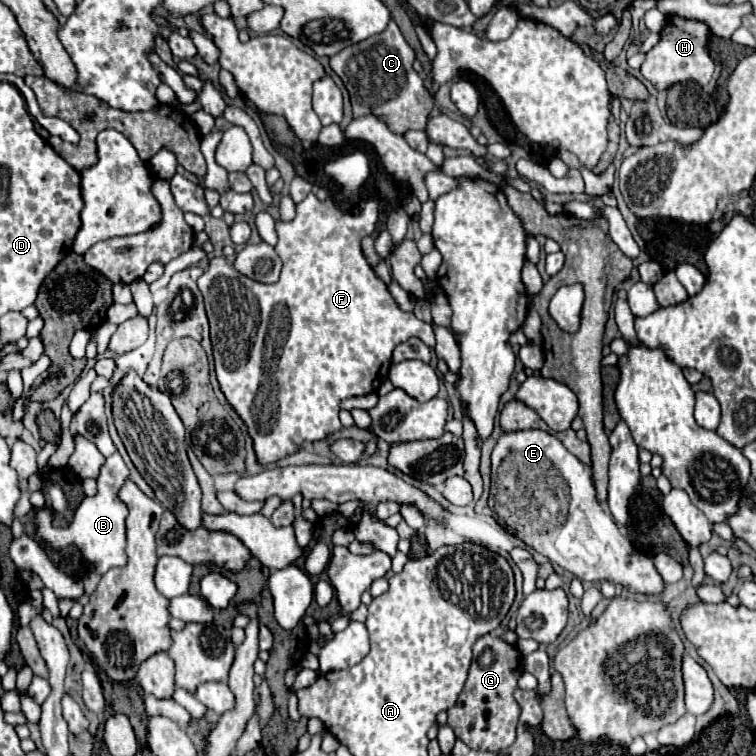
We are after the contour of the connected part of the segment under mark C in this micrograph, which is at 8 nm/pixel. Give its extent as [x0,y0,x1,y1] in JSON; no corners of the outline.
[331,19,435,135]

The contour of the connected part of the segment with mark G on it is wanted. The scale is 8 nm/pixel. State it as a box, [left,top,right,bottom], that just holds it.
[447,633,523,751]

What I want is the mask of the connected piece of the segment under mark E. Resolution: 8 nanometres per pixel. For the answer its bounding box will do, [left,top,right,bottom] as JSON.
[489,429,665,595]

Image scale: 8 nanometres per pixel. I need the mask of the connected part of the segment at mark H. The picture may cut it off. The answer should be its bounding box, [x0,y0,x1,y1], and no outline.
[641,15,715,91]

